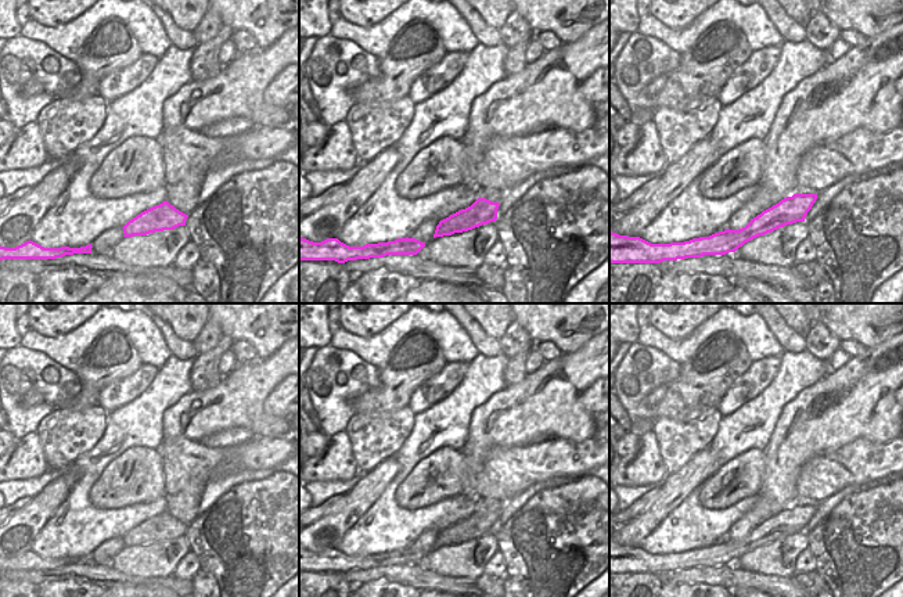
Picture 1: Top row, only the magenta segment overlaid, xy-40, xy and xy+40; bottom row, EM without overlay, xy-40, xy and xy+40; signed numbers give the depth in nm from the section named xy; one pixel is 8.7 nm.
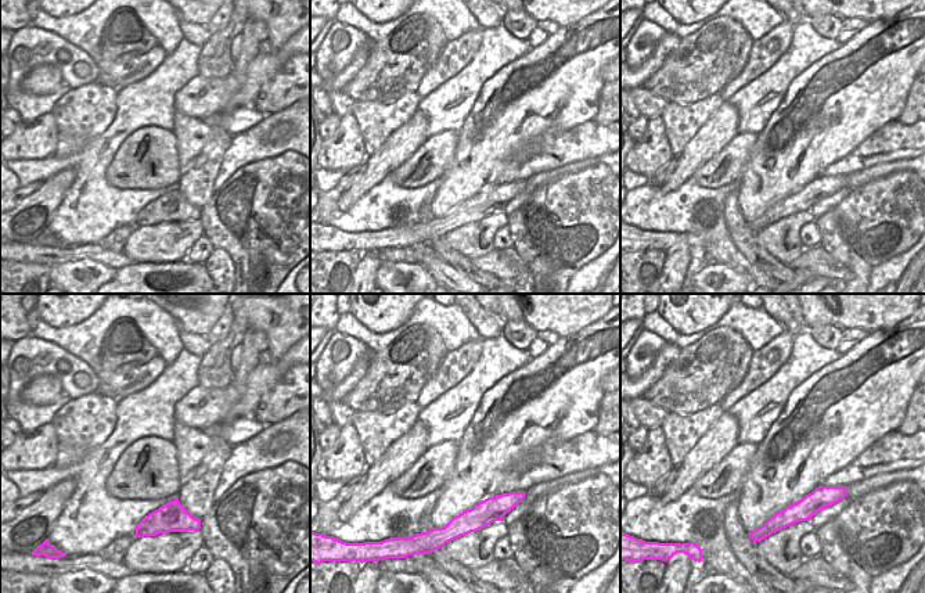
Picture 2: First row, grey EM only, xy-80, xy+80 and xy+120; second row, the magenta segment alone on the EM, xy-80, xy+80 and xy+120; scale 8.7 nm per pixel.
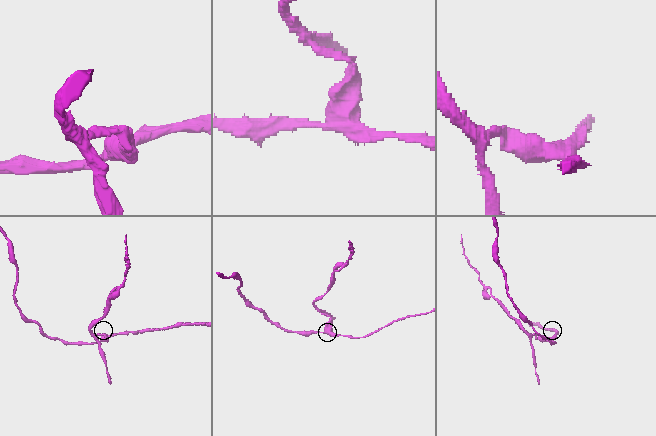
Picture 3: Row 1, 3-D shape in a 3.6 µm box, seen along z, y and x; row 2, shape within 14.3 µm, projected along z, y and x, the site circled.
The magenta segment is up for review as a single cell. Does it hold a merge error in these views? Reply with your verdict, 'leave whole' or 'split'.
split

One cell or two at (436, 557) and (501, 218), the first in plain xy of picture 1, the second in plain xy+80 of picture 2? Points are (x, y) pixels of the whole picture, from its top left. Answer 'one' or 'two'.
one

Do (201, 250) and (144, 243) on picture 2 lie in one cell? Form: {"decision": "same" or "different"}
{"decision": "different"}

